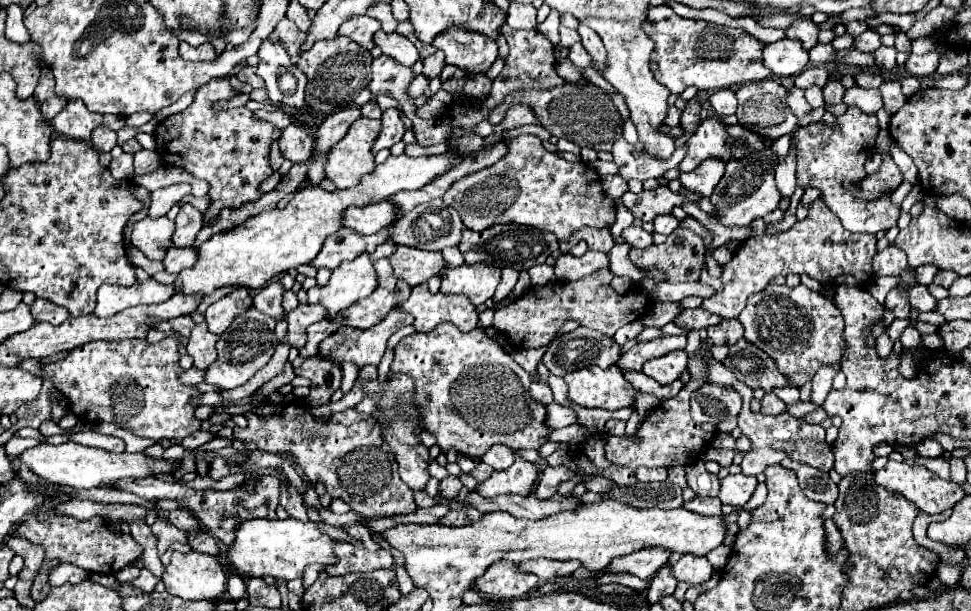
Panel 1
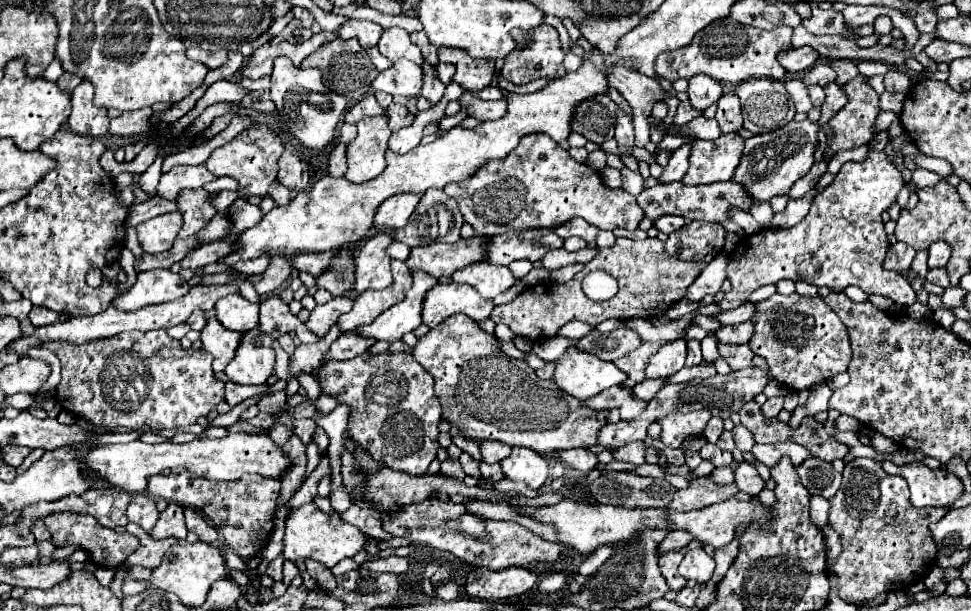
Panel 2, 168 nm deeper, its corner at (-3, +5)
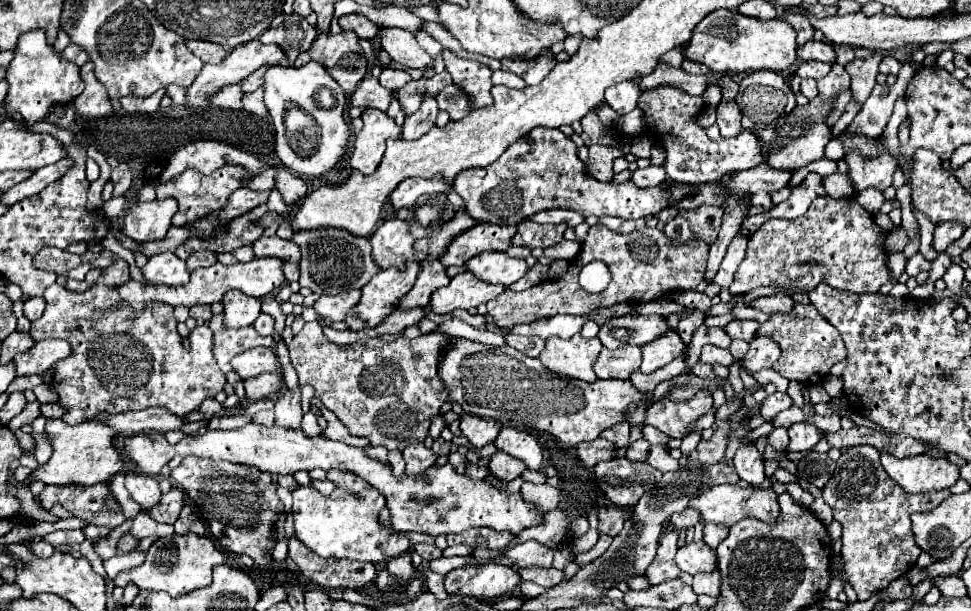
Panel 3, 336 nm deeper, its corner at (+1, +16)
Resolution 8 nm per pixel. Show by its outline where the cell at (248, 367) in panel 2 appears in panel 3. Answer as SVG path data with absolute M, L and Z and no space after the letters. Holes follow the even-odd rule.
M250 348L248 352L240 352L240 356L232 358L232 370L242 376L242 380L250 376L258 376L262 372L274 370L278 366L278 356L272 348Z

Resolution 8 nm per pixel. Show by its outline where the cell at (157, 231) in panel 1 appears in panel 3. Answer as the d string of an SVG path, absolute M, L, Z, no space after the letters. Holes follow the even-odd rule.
M174 198L154 200L154 202L136 202L124 218L124 234L138 240L150 242L166 236L170 220L176 214L178 204Z

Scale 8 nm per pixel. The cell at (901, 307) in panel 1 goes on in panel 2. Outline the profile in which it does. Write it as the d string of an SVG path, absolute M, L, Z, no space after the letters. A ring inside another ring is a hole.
M870 149L864 161L844 163L836 181L814 199L810 213L798 225L790 229L764 229L746 235L738 243L726 268L732 289L720 307L724 311L736 309L746 303L752 291L764 285L776 285L780 279L828 287L834 293L844 291L848 285L858 285L868 295L882 295L902 307L910 307L916 301L910 283L898 271L882 267L888 239L880 215L896 201L902 187L902 175L886 161L884 151Z

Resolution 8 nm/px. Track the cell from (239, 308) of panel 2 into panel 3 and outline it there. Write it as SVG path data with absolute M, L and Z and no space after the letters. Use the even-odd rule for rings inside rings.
M228 290L222 298L224 304L224 324L228 328L250 326L260 314L260 300L244 296L240 290Z

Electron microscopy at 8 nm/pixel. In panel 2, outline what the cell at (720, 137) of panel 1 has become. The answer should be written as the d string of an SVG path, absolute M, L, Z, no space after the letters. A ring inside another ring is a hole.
M682 145L680 149L676 149L666 165L666 169L660 175L660 183L672 183L672 181L680 181L684 177L684 173L688 171L688 149L692 145Z

